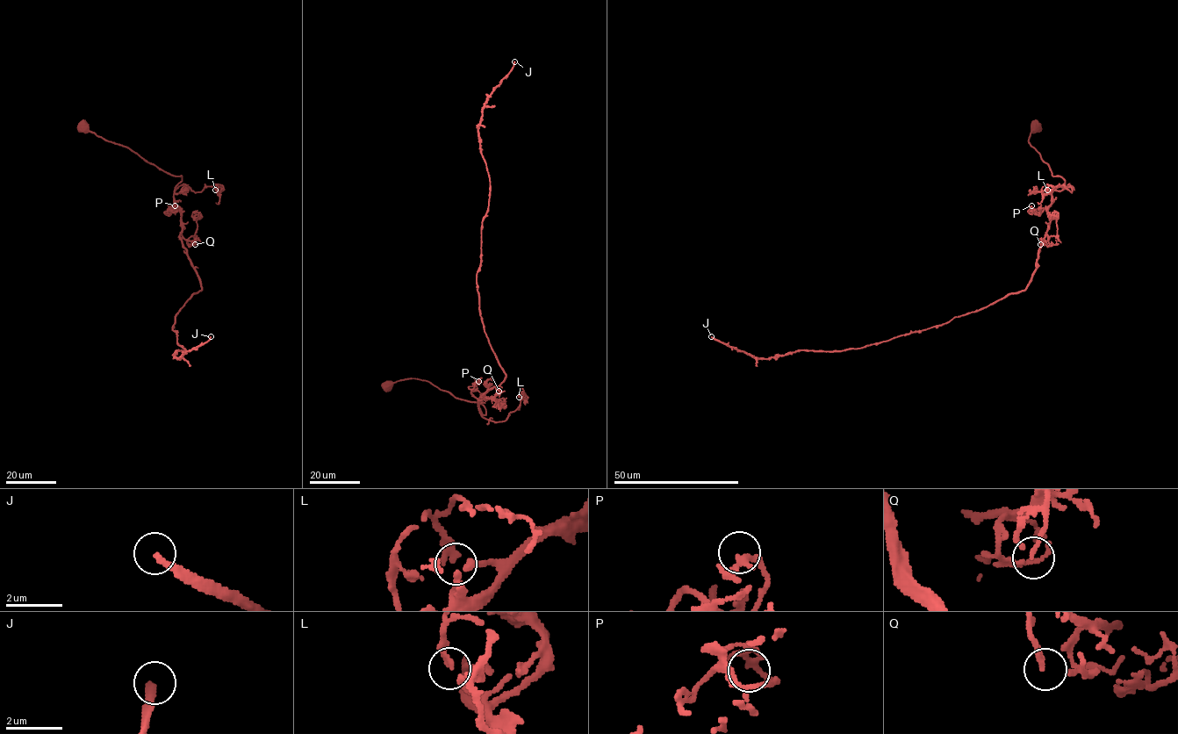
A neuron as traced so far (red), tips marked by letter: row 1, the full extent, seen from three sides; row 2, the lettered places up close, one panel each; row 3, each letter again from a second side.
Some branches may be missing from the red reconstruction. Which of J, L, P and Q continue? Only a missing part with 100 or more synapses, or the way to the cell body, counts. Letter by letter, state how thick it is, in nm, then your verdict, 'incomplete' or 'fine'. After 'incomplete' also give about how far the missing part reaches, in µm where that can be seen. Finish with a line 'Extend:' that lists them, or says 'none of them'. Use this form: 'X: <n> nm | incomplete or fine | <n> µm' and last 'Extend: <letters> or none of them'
J: 260 nm | incomplete | 140 µm
L: 240 nm | fine
P: 240 nm | fine
Q: 130 nm | fine
Extend: J

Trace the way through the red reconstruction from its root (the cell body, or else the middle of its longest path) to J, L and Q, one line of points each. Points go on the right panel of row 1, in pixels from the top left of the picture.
J: (1034, 126), (1030, 144), (1065, 183), (1052, 193), (1049, 229), (1024, 289), (861, 348), (757, 359), (711, 336)
L: (1034, 126), (1030, 144), (1065, 181), (1056, 189), (1069, 184), (1072, 192), (1047, 190)
Q: (1034, 126), (1030, 144), (1052, 174), (1065, 181), (1052, 193), (1048, 240), (1040, 238), (1040, 244)

